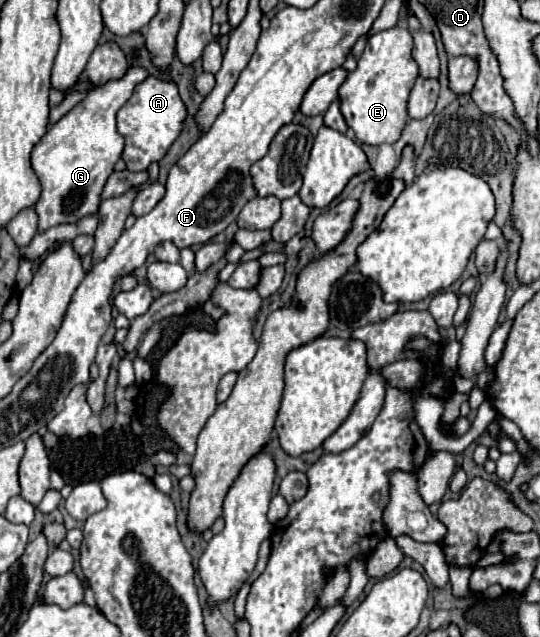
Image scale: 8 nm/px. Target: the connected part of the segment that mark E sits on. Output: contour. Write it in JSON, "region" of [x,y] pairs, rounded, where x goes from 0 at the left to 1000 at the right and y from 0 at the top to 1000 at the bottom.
{"region":[[[726,42],[693,52],[663,93],[663,105],[644,115],[630,133],[630,165],[644,199],[656,206],[667,224],[707,228],[733,224],[752,190],[756,149],[774,121],[774,99],[763,93],[763,55],[756,46]]]}

